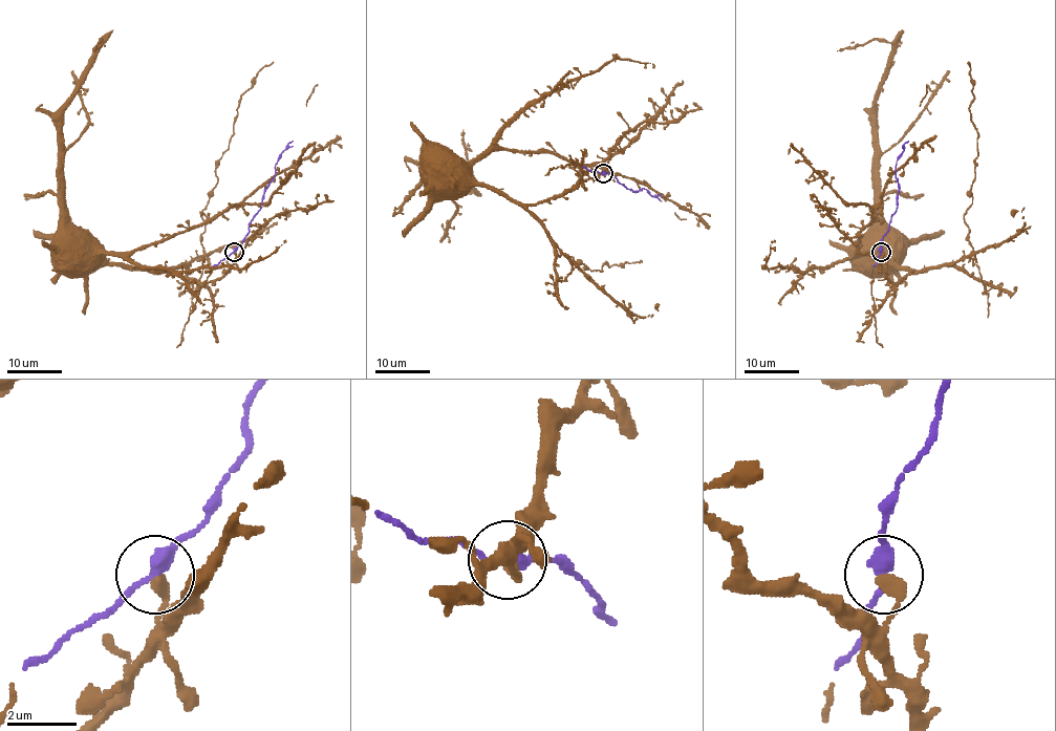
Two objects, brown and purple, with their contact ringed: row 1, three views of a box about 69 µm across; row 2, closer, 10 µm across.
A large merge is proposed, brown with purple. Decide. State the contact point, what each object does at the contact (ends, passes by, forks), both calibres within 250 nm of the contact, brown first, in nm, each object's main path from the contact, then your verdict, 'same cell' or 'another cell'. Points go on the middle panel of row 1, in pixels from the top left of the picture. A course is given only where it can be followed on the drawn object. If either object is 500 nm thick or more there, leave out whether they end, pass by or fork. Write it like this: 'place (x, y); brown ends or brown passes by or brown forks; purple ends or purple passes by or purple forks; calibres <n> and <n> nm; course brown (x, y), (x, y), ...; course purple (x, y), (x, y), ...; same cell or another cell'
place (603, 173); brown ends; purple passes by; calibres 360 and 320 nm; course brown (603, 173), (604, 175), (599, 174), (536, 203), (515, 203), (479, 187), (438, 156), (430, 156), (430, 160); course purple (603, 173), (610, 173), (632, 191), (643, 188), (661, 200); same cell

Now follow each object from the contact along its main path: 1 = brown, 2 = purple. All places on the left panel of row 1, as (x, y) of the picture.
1: (235, 252), (231, 269), (219, 278), (196, 283), (167, 271), (110, 262), (103, 249), (83, 235), (61, 239)
2: (235, 252), (249, 231), (251, 218), (261, 208), (263, 190), (275, 176), (279, 155), (293, 141)

